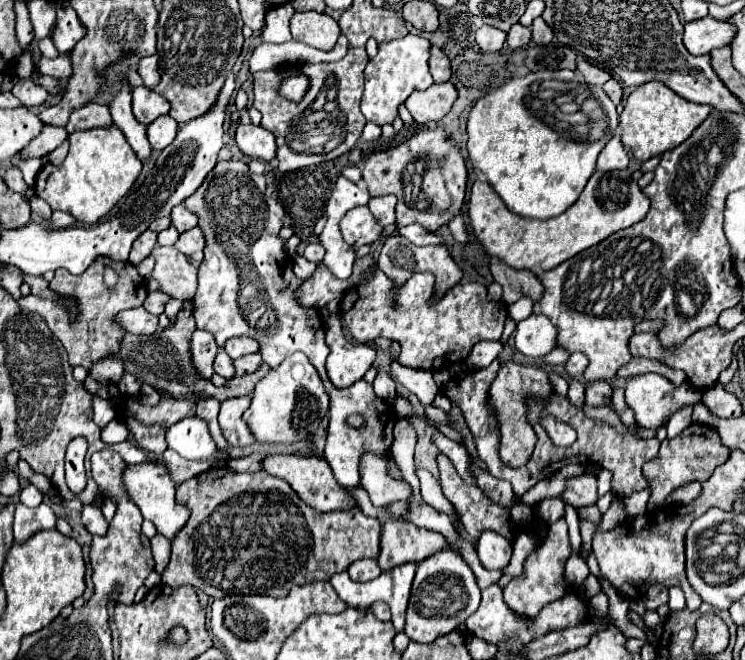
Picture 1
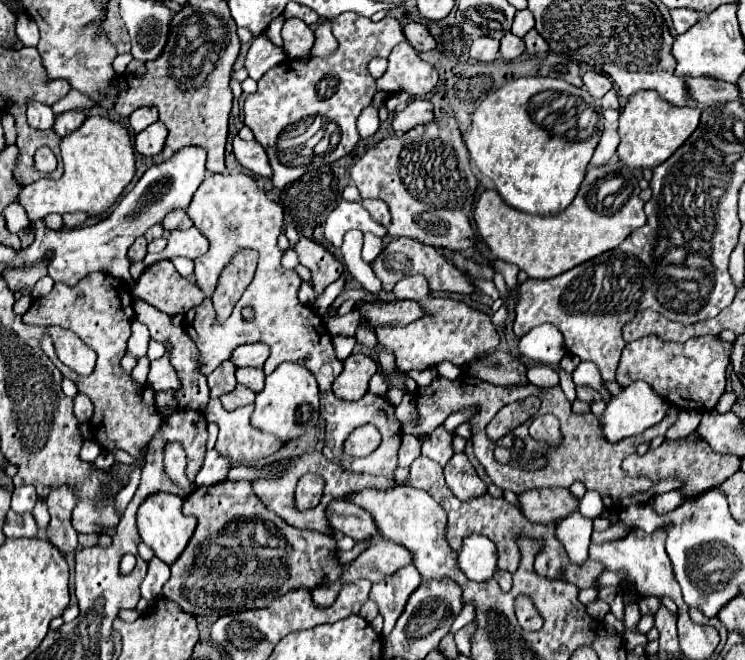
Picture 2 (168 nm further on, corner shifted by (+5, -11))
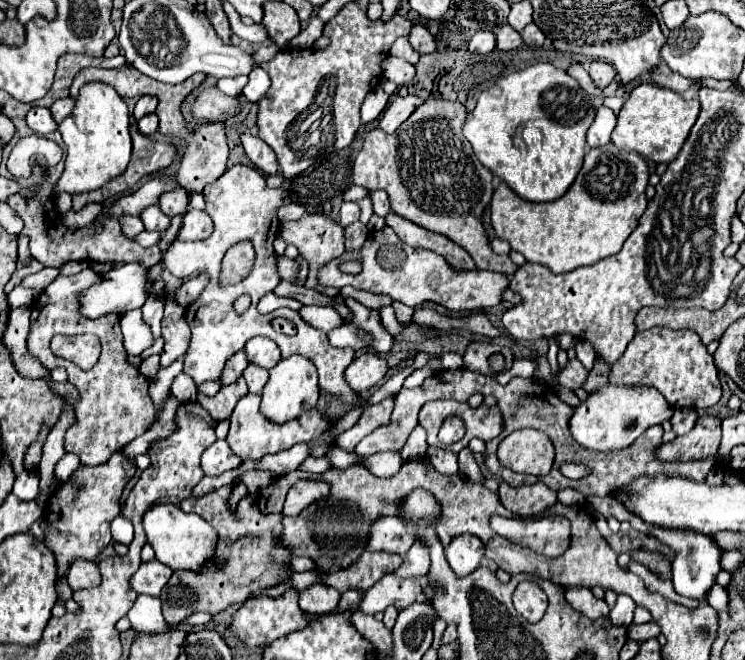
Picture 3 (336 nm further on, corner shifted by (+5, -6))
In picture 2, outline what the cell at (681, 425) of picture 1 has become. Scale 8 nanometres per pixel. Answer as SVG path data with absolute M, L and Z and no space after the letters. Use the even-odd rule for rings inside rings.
M681 410L681 412L677 414L675 424L667 430L665 436L667 436L667 440L679 440L679 438L683 438L683 436L689 436L691 432L697 430L699 422L701 422L701 414L699 414L699 412Z

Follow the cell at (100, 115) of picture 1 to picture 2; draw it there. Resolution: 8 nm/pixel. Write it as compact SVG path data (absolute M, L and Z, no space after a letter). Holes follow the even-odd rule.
M69 110L69 112L63 112L55 118L55 126L53 130L63 138L67 136L67 132L73 132L75 128L79 128L79 124L85 120L85 114L79 112L79 110Z

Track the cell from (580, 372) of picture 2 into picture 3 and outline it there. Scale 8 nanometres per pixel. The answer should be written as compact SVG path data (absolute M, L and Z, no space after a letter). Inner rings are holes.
M577 341L575 351L577 351L577 359L583 363L585 369L591 369L595 365L595 351L589 345L589 341Z

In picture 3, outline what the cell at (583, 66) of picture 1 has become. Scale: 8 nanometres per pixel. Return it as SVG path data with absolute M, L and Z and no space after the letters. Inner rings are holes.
M593 61L591 67L589 67L589 75L591 75L593 83L595 83L599 89L605 89L605 87L613 81L615 69L613 69L609 63L605 63L605 61Z

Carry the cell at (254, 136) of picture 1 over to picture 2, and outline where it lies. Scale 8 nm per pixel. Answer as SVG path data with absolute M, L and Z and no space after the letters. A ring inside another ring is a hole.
M235 136L233 138L233 152L235 152L235 158L239 160L239 164L243 164L247 170L251 170L253 174L259 174L263 178L271 178L273 172L271 172L267 154L255 140L245 142L239 136Z

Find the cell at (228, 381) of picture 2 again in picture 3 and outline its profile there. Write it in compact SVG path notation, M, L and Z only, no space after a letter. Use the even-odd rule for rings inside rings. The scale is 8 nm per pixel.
M239 351L239 353L235 353L231 359L227 359L227 367L223 369L223 375L219 377L221 385L231 385L231 383L235 383L235 379L241 377L243 369L247 367L247 363L249 363L249 361L247 361L247 357L245 357L243 351Z

